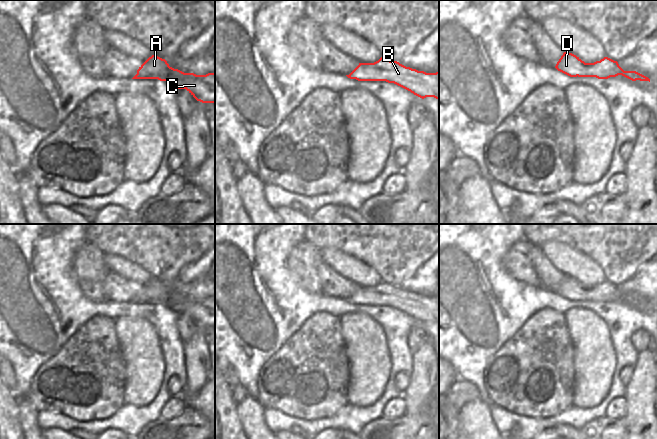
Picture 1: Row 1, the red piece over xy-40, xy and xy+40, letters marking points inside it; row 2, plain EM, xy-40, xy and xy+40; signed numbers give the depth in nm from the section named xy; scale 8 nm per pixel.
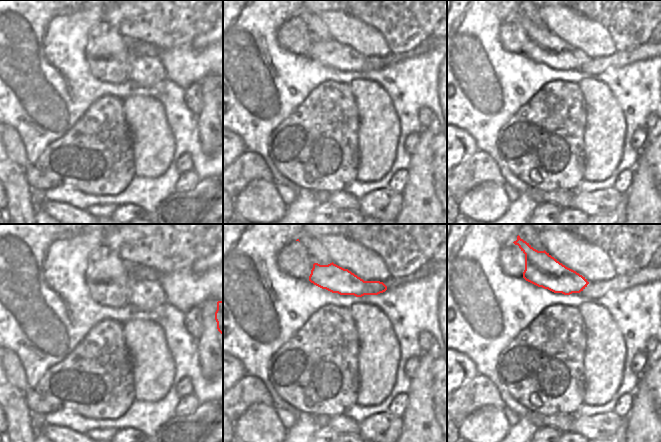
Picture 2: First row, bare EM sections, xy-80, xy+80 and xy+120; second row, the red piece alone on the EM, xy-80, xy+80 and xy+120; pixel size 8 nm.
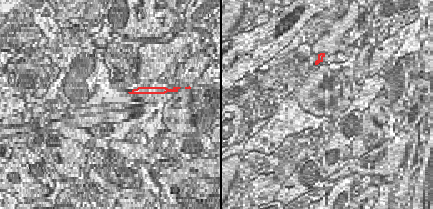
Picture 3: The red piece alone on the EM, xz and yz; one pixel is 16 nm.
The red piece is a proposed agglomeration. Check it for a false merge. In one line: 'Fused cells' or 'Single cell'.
Single cell

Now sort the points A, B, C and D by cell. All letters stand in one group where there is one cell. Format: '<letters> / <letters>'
A B C D

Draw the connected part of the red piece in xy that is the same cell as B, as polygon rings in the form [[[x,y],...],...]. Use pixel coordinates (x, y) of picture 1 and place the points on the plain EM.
[[[381,281],[374,287],[359,287],[346,300],[358,305],[386,305],[394,307],[422,323],[426,321],[439,323],[439,295],[426,297]]]

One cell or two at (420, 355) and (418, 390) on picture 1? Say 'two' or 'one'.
one

